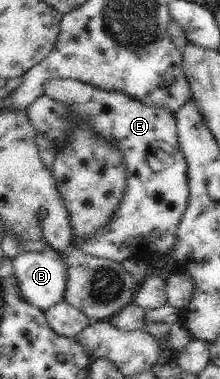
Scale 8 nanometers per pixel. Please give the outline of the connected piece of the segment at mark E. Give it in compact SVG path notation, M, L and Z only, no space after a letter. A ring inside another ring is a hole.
M51 78L49 82L45 82L43 92L49 98L53 98L55 102L63 104L71 112L75 122L87 124L97 136L101 136L103 140L111 142L115 148L121 150L123 162L127 166L127 172L125 172L125 176L127 176L125 198L119 204L119 210L115 212L113 220L103 230L99 230L95 236L91 236L87 240L79 238L71 246L85 252L85 254L111 259L120 263L127 260L127 258L137 259L143 256L149 258L153 254L168 257L177 242L178 224L181 222L181 217L185 214L189 202L187 162L185 162L185 155L181 152L181 146L179 146L176 114L171 114L167 110L167 106L163 106L163 108L145 106L137 98L131 98L123 92L101 90L101 88L83 84L80 80L75 79L61 78L57 80L57 78Z

